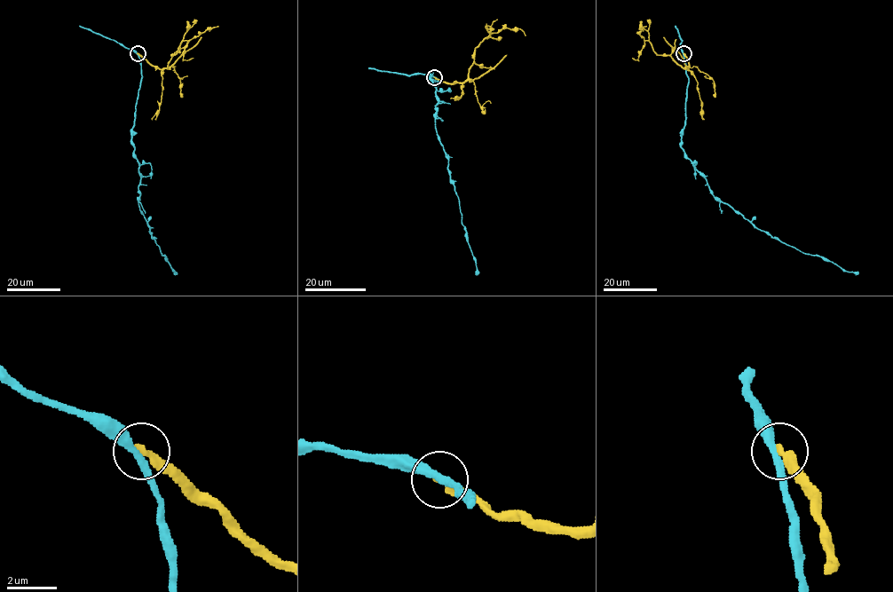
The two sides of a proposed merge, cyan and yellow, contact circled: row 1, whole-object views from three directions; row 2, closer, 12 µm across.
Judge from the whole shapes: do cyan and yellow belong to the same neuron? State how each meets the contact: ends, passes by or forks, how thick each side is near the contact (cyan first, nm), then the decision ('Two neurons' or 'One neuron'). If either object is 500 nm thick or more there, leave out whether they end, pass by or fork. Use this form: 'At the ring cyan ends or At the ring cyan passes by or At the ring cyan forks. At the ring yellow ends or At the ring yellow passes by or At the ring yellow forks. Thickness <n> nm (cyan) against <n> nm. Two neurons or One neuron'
At the ring cyan passes by. At the ring yellow ends. Thickness 320 nm (cyan) against 280 nm. Two neurons

